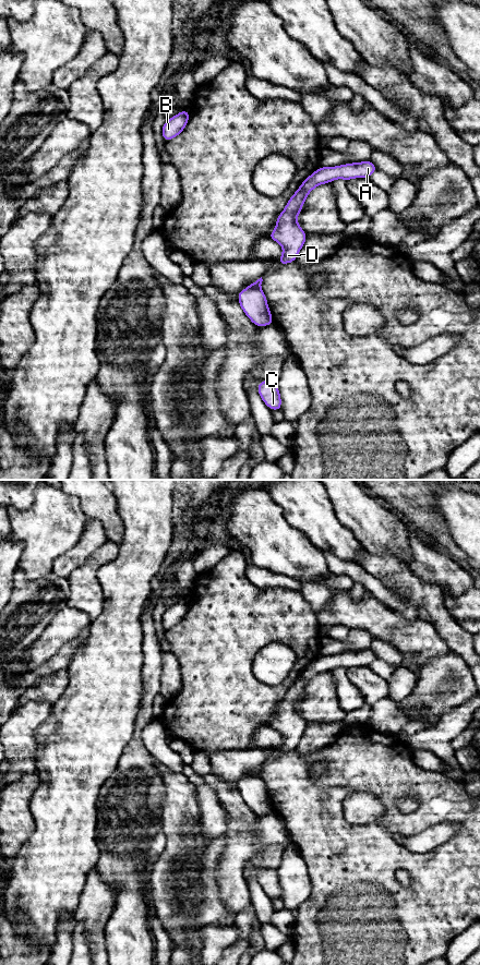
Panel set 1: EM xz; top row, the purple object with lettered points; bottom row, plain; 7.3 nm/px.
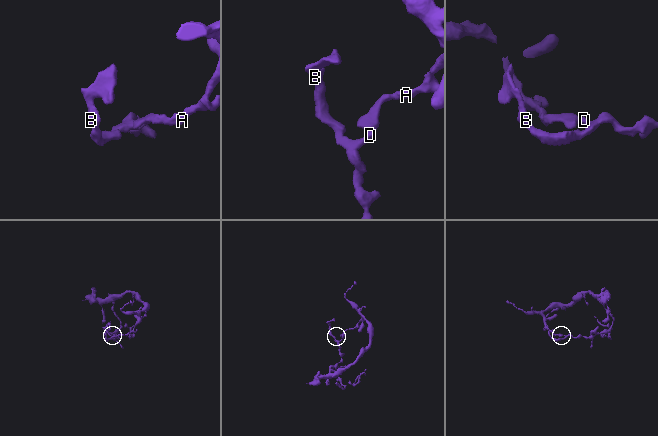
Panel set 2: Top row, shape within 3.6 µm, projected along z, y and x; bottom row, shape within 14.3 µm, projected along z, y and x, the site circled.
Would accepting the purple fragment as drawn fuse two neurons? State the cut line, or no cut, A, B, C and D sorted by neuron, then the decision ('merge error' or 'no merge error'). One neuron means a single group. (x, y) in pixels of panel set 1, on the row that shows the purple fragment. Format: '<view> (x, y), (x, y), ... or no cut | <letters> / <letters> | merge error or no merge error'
xz (249, 286), (259, 288) | A B D / C | merge error

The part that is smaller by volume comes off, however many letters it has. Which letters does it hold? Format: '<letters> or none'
C

